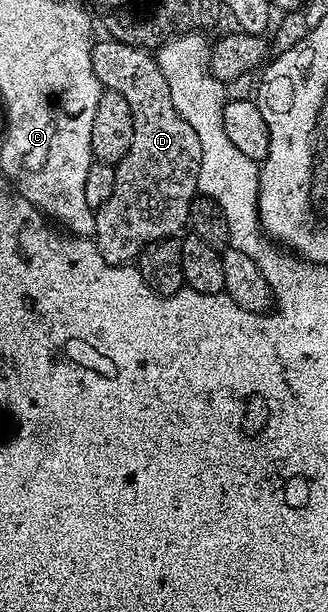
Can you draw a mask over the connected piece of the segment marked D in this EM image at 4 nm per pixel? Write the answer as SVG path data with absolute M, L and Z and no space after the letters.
M112 38L104 39L94 43L91 66L102 89L118 92L127 98L127 106L131 106L135 122L135 138L131 142L131 150L127 150L125 157L115 166L115 190L111 198L107 198L107 202L96 209L95 243L109 264L129 264L136 261L151 242L167 240L186 231L191 202L198 195L201 147L195 130L191 130L179 110L175 110L175 102L171 102L171 90L167 90L167 78L163 78L156 59L146 49L134 48L132 44Z

